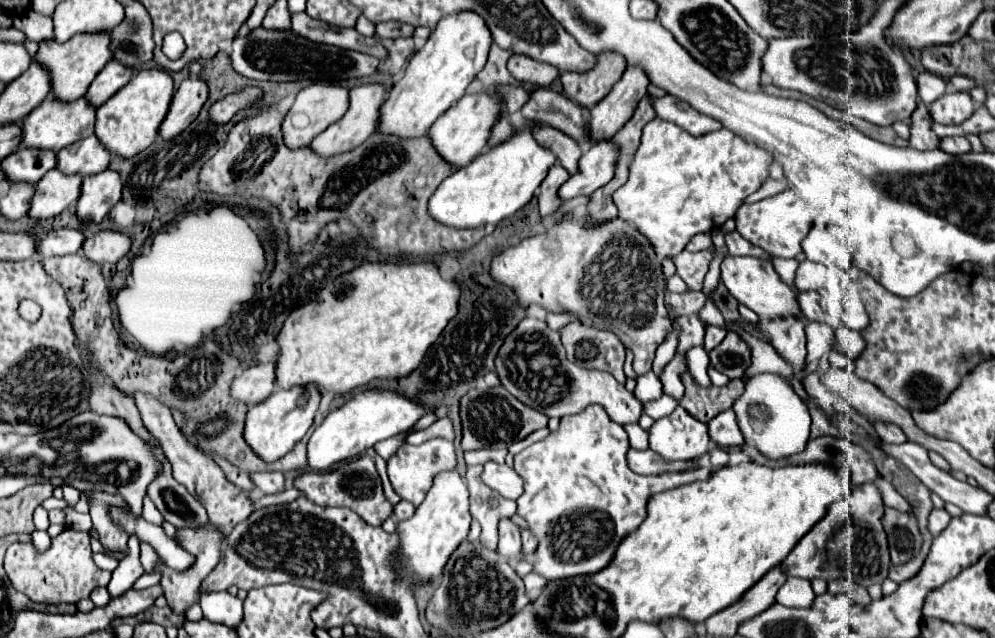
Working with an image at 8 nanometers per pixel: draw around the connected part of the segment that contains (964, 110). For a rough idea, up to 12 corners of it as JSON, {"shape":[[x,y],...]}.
{"shape":[[945,92],[929,106],[939,124],[963,124],[975,112],[969,92]]}

